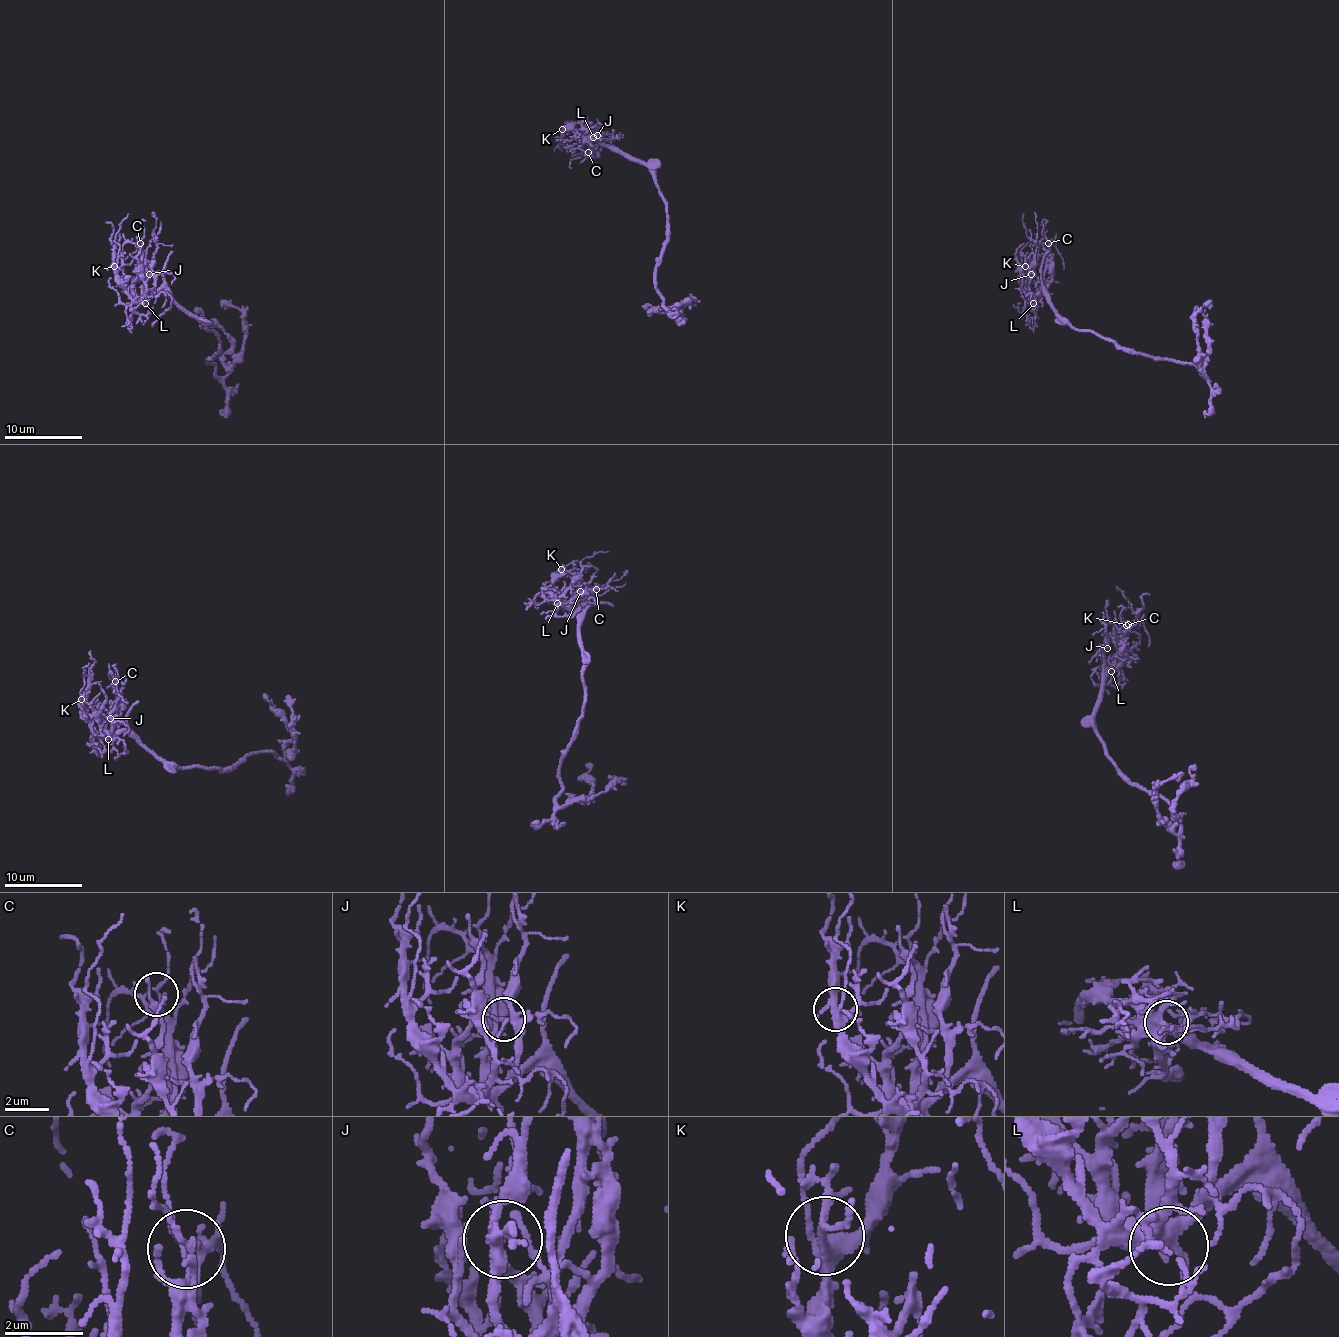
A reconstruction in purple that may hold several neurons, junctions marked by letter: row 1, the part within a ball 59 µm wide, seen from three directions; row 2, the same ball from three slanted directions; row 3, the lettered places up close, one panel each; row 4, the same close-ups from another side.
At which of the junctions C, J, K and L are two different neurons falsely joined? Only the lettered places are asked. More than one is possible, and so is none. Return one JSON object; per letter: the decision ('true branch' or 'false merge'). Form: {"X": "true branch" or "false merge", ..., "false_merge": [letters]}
{"C": "true branch", "J": "true branch", "K": "true branch", "L": "true branch", "false_merge": []}

